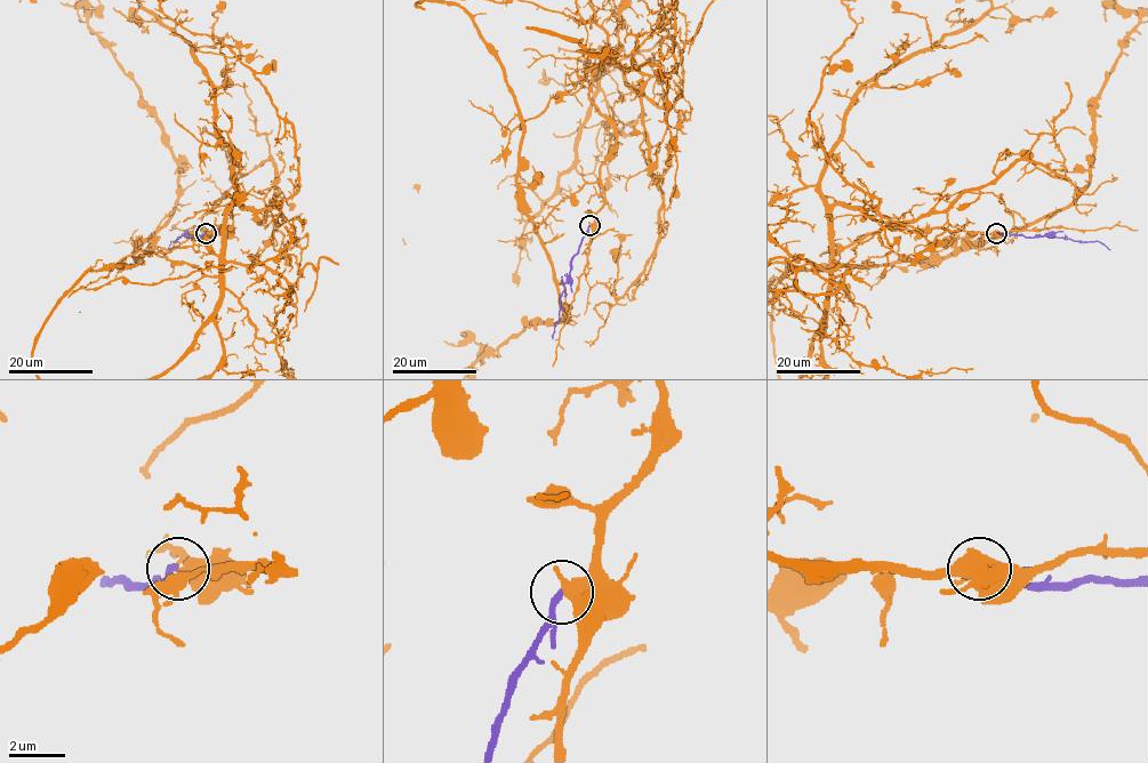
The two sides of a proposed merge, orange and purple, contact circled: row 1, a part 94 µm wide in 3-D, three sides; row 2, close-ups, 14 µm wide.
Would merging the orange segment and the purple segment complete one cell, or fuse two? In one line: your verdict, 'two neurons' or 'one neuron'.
two neurons

